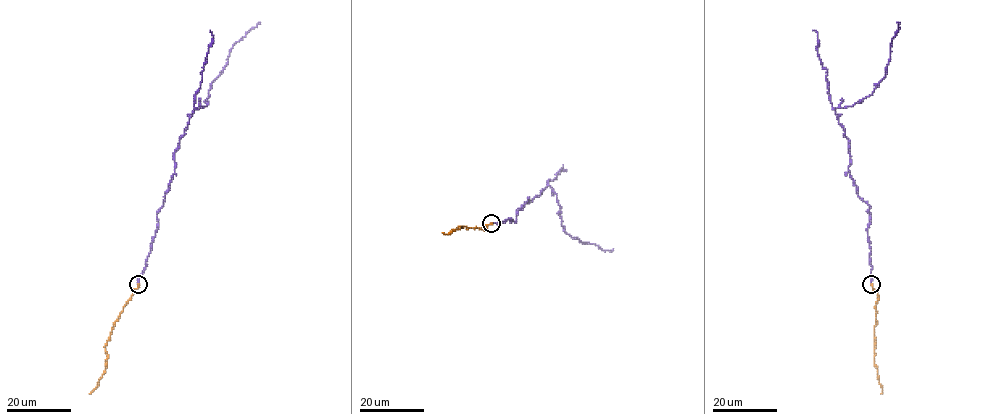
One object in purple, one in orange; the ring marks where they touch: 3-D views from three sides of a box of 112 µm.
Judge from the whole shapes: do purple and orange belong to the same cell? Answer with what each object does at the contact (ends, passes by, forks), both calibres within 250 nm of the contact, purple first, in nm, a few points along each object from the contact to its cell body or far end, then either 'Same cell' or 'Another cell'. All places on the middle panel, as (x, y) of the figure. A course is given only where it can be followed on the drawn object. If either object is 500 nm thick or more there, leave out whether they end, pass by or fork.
At the ring purple ends. At the ring orange ends. Thickness 220 nm (purple) against 220 nm. Course of purple: (491, 223), (515, 221), (518, 209), (547, 186), (555, 193), (561, 224), (571, 237), (602, 250), (613, 249). Course of orange: (491, 223), (486, 229), (458, 226), (461, 226), (458, 229), (442, 233). Same cell

